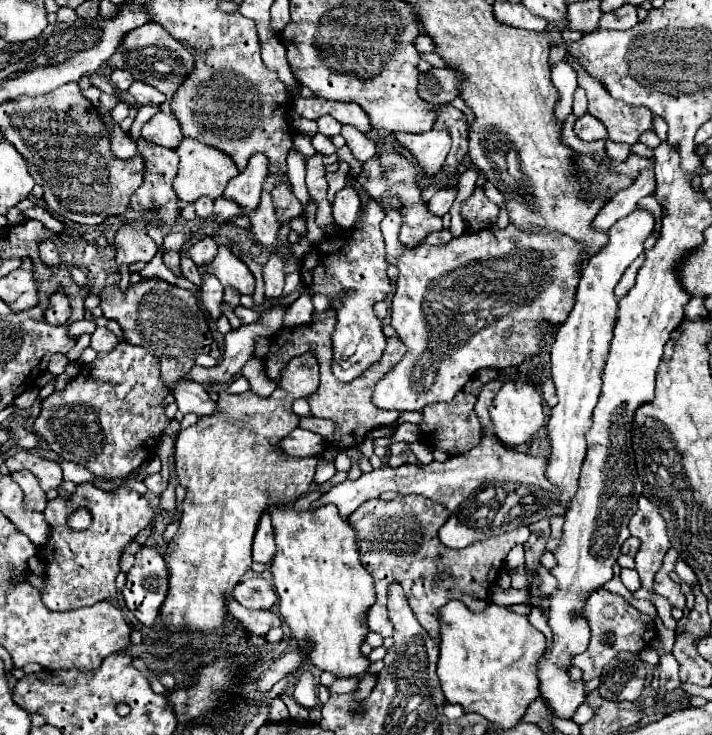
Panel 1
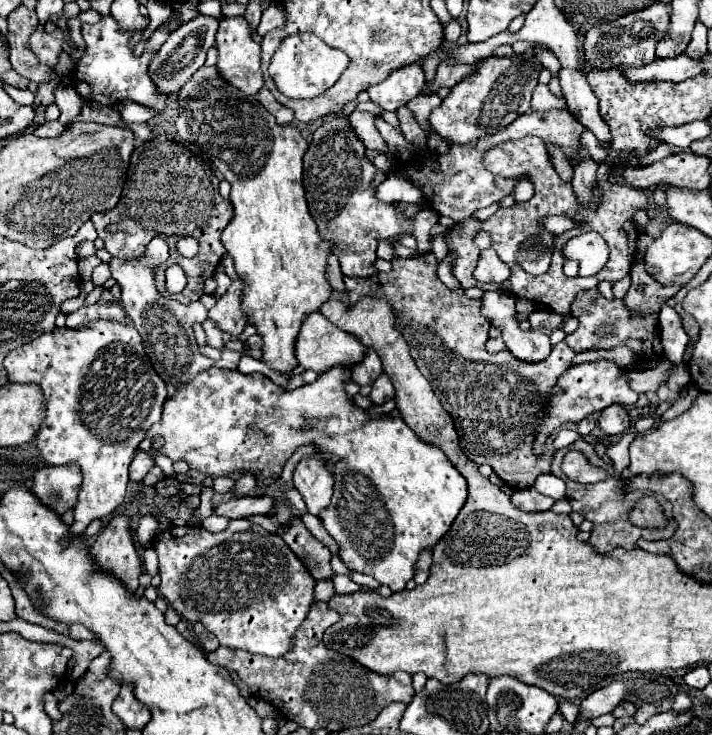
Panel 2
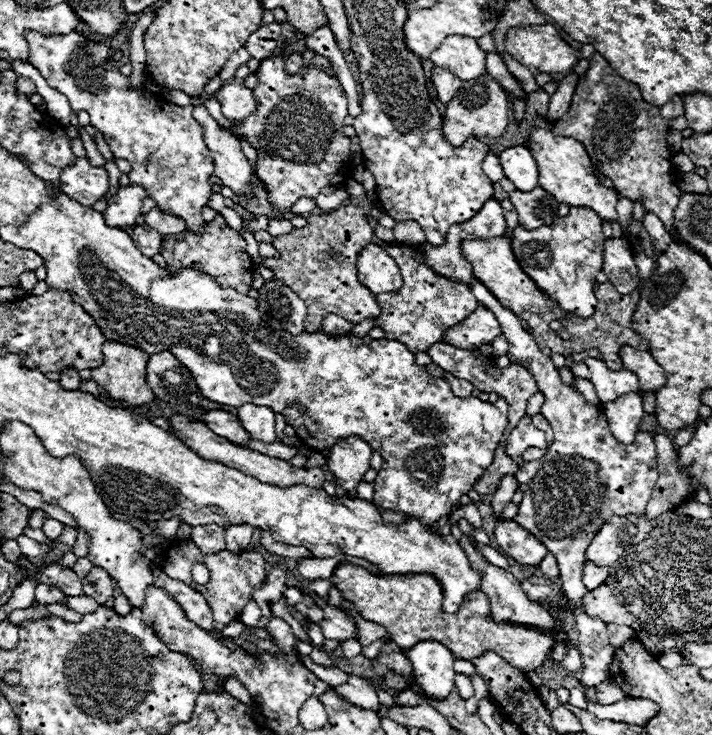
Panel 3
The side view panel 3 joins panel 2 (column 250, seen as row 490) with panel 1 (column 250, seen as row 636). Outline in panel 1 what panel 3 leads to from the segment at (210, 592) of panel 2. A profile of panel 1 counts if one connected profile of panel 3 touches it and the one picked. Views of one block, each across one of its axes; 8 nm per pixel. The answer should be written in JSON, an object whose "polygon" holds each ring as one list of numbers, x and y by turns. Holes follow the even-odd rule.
{"polygon":[[254,576,238,582,232,594,234,594,234,600,238,600,244,608,252,608,252,610,270,610,276,602,276,594,270,582,264,580,262,576]]}

